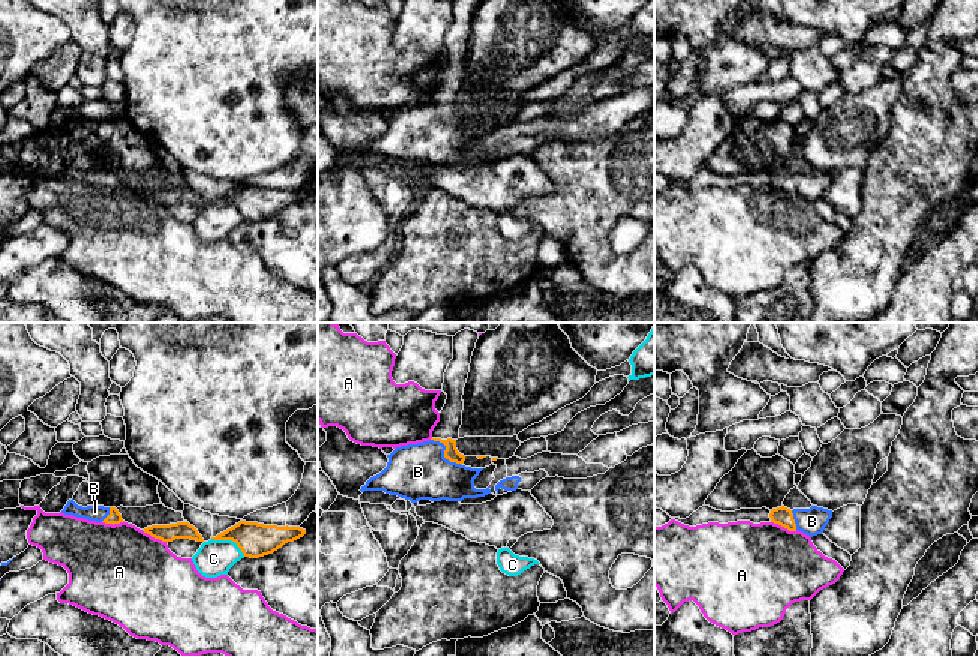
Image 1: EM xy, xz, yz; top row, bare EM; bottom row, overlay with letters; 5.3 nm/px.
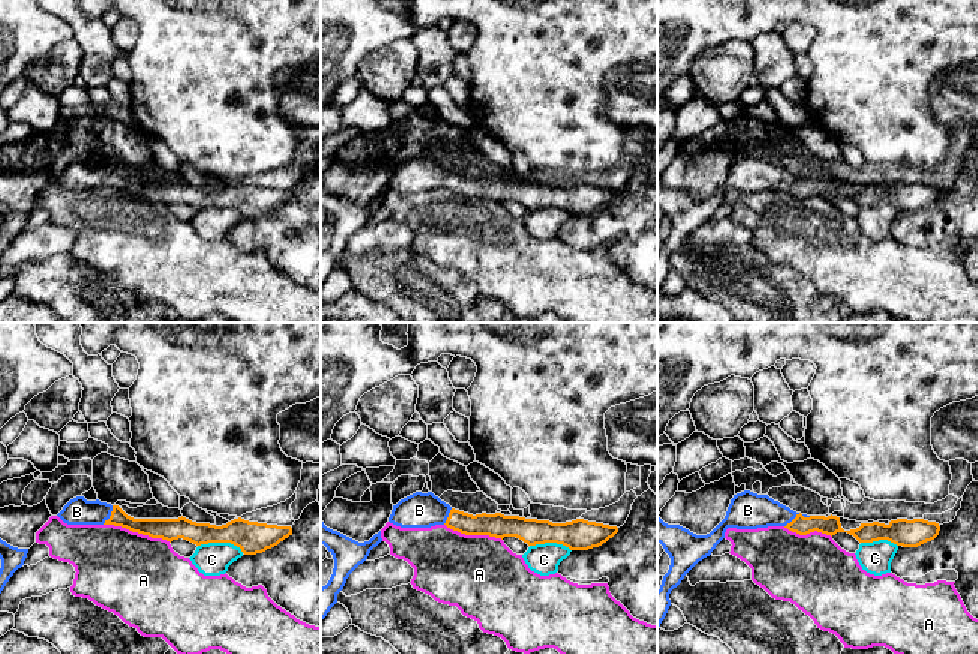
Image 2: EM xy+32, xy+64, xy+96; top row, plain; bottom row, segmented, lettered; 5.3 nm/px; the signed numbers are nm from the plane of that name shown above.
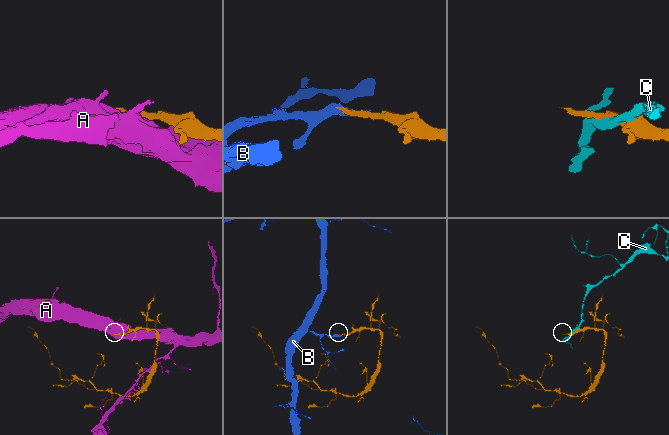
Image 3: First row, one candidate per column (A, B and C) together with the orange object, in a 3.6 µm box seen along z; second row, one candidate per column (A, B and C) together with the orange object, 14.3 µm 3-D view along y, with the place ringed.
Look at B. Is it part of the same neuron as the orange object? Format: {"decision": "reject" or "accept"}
{"decision": "accept"}

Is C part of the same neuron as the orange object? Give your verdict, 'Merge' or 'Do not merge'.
Do not merge

